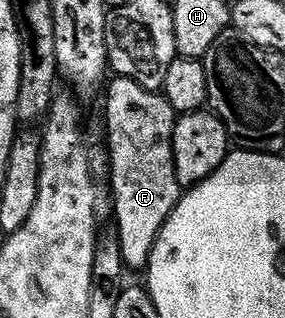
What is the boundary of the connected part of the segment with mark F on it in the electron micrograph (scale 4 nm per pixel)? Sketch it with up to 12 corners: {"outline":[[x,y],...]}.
{"outline":[[104,85],[115,239],[144,269],[181,198],[171,102]]}

